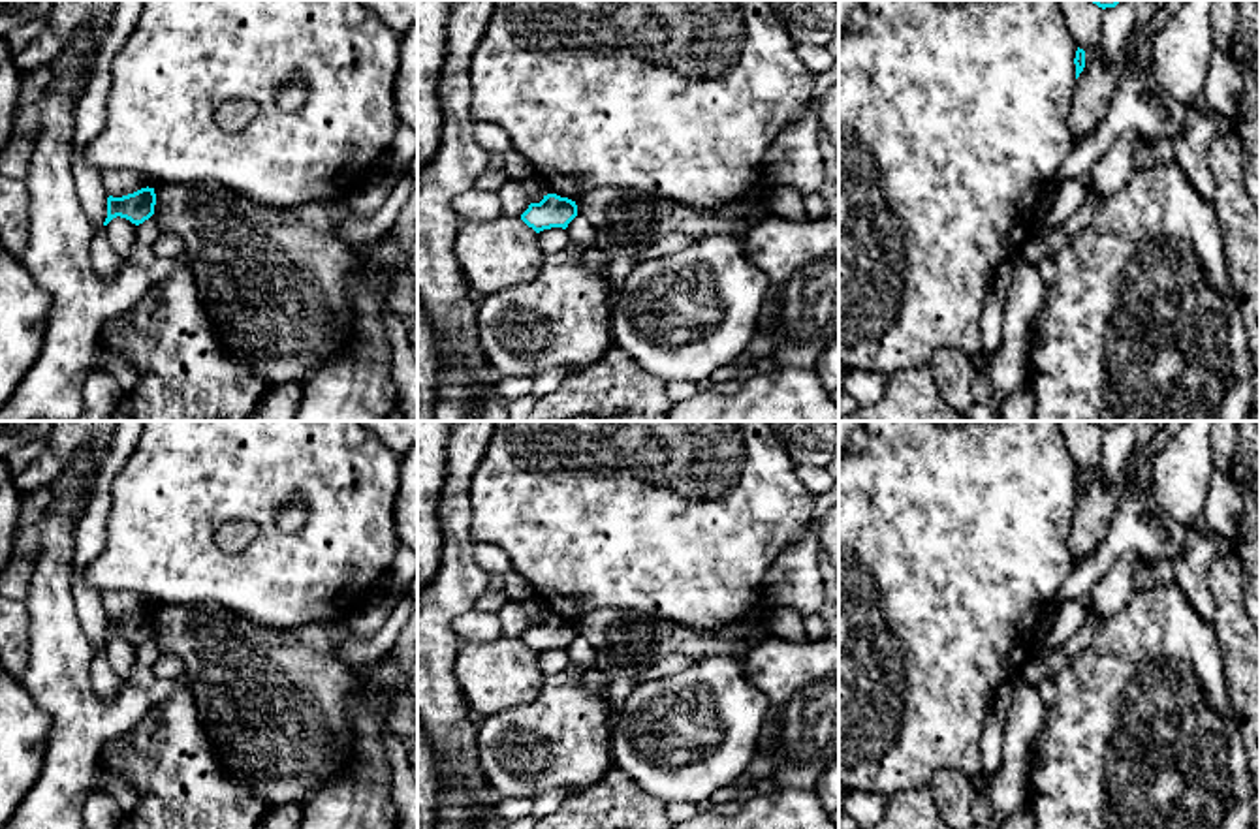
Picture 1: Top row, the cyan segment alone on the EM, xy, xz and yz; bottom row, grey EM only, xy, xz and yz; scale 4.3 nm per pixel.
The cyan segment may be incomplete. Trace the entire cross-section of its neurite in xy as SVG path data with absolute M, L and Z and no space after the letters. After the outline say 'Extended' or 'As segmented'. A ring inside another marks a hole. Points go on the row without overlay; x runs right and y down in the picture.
M141 609L122 618L107 618L107 647L113 639L120 637L139 647L154 635L156 615L154 609Z. As segmented

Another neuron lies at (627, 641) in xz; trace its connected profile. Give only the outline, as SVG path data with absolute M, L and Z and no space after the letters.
M764 605L752 618L713 632L686 630L624 609L591 611L575 626L577 635L596 649L596 669L609 679L607 699L611 707L621 709L639 682L639 671L666 656L724 656L767 639L771 609Z

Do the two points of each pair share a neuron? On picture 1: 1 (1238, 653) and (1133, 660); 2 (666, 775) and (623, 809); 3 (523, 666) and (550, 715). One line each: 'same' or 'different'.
1: different
2: different
3: different

